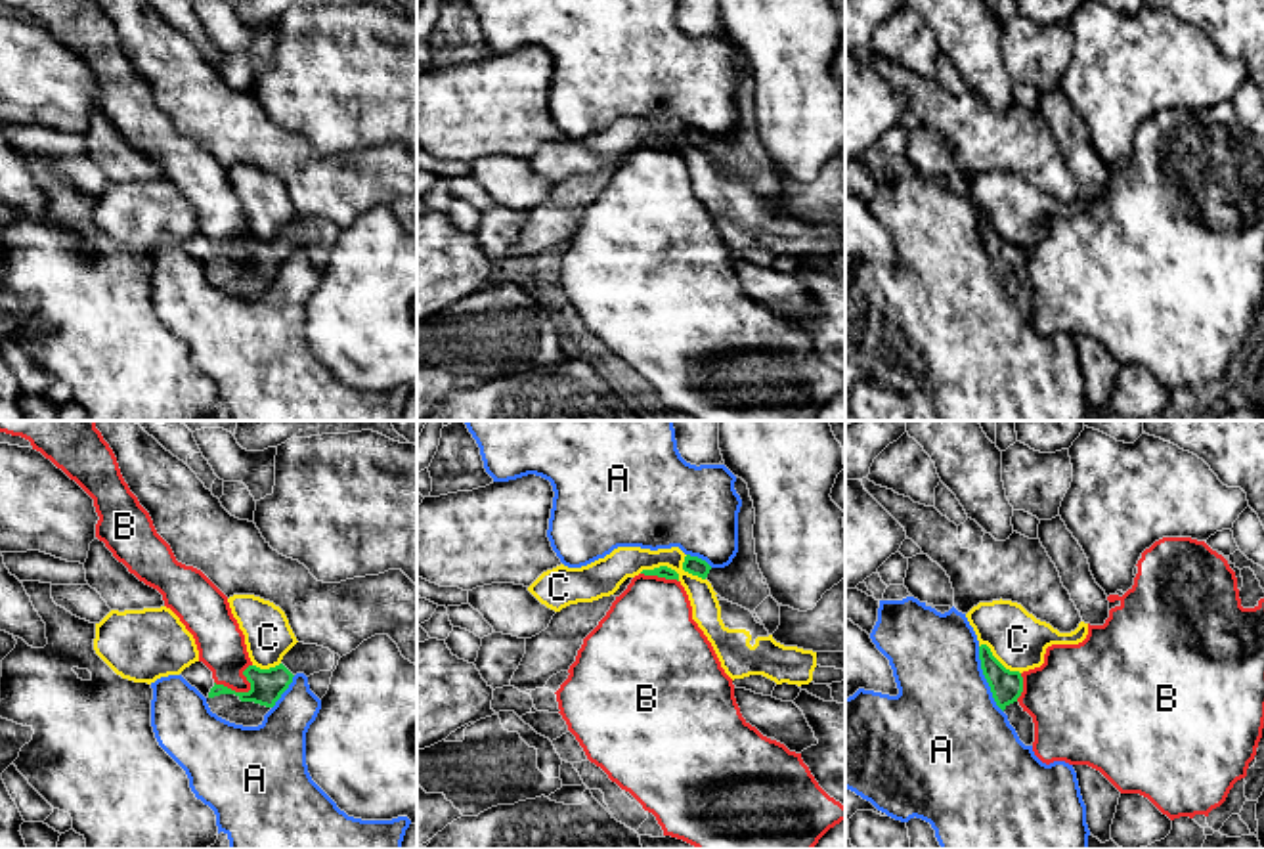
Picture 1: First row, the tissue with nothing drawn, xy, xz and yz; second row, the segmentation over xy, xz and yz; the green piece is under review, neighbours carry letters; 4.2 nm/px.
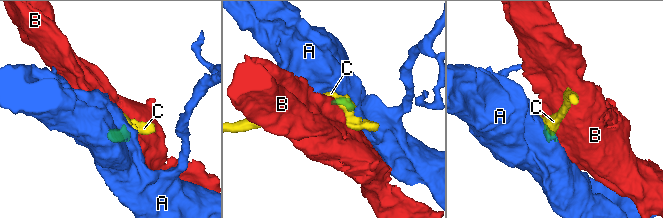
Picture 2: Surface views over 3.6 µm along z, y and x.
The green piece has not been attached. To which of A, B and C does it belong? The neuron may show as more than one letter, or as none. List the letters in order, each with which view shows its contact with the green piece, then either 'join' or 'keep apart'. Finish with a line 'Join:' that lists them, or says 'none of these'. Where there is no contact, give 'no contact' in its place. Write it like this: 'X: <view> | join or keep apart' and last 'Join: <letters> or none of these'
A: yz | keep apart
B: xy | keep apart
C: xz | keep apart
Join: none of these

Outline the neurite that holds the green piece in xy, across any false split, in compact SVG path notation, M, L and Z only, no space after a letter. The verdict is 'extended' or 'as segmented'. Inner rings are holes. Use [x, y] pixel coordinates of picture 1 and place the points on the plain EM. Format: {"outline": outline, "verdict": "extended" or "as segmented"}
{"outline": "M203 233L191 235L180 247L207 270L212 285L243 298L262 296L264 287L275 277L294 249L283 235L270 241L249 237L243 247L251 254L251 262L235 264L216 256L212 243Z", "verdict": "extended"}

